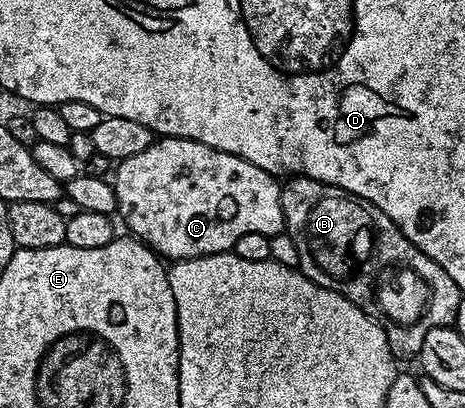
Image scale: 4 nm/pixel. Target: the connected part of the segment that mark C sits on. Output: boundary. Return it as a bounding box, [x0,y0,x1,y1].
[113,136,284,260]

